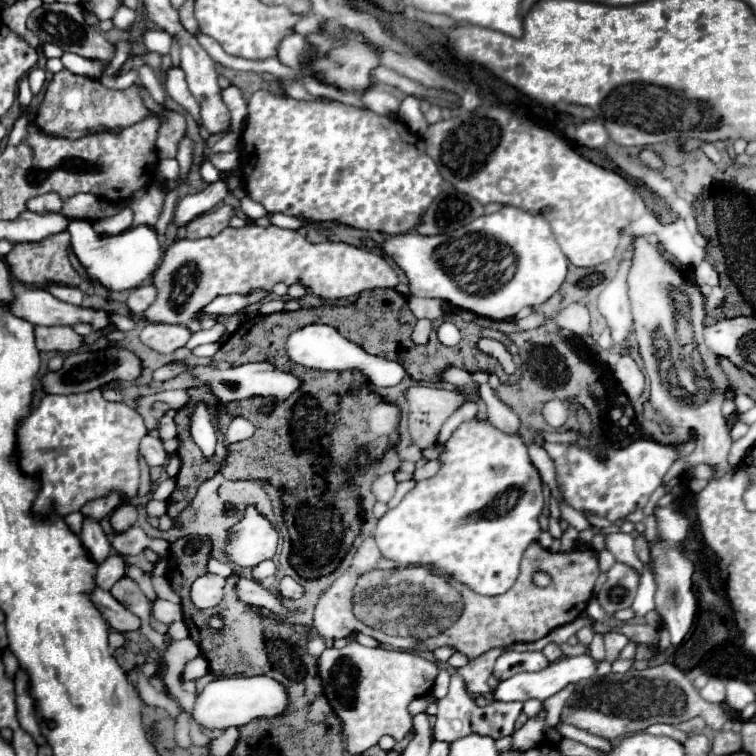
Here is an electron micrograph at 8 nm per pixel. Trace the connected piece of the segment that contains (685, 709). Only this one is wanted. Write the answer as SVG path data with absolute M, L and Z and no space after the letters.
M662 664L646 670L628 670L626 674L608 674L602 678L582 680L574 686L572 696L562 708L560 722L588 730L606 740L618 740L632 732L640 732L650 724L680 724L700 716L708 708L700 692L674 664Z

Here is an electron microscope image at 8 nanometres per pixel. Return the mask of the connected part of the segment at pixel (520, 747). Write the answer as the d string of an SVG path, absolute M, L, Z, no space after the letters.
M542 710L536 718L530 718L520 730L516 730L512 734L510 750L524 752L524 750L530 750L530 748L538 746L544 738L544 720L546 720L546 712Z

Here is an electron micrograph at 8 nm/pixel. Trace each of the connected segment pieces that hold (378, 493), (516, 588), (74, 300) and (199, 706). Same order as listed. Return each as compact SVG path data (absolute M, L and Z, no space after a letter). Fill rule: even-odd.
M394 474L378 476L378 478L372 482L372 492L374 492L374 496L376 496L380 502L388 502L388 500L394 496L394 490L396 490Z
M532 542L522 556L520 576L506 594L480 596L470 588L464 588L464 584L452 582L452 586L462 594L464 600L464 610L460 618L436 638L426 638L418 642L414 640L414 650L436 650L450 644L468 658L478 658L492 648L504 648L516 642L534 642L538 638L544 638L548 632L576 620L586 610L598 574L600 570L594 550L552 554L550 550L544 550L538 542ZM538 570L546 572L552 578L546 588L538 588L532 582L532 574Z
M50 284L46 286L48 292L52 292L52 296L68 302L68 304L74 304L74 306L80 306L82 304L82 290L80 288L74 288L74 286L58 286L58 284Z
M230 676L230 678L216 678L206 684L204 690L198 692L196 704L192 710L192 718L208 728L208 730L226 730L230 726L244 726L256 718L272 718L284 712L288 706L288 694L284 686L268 676Z

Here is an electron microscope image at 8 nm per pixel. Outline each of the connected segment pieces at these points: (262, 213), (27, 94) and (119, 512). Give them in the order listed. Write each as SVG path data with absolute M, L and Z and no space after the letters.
M244 196L242 200L240 200L240 210L246 214L246 218L250 218L250 220L258 220L258 218L266 218L268 216L268 210L262 206L262 204L258 204L258 202L254 202L250 196Z
M24 76L18 84L18 100L22 104L22 108L28 108L30 100L32 100L32 92L30 92L30 86L28 86L28 78Z
M122 504L120 508L116 508L116 512L112 512L112 526L116 532L124 532L128 530L134 520L136 520L136 506L132 504Z

